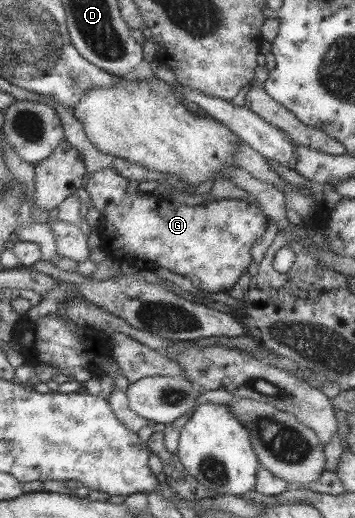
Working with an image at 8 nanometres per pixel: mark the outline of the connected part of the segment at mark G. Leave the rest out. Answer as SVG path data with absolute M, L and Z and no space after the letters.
M108 167L90 173L84 186L91 206L101 214L96 225L100 241L98 248L106 256L109 254L112 260L136 271L168 270L191 281L196 289L208 293L228 291L247 271L252 261L249 250L265 230L265 218L251 203L241 200L237 202L237 199L215 199L201 205L175 205L164 195L152 195L151 192L138 190L129 194L125 191L127 183L127 179L121 177L116 169Z

